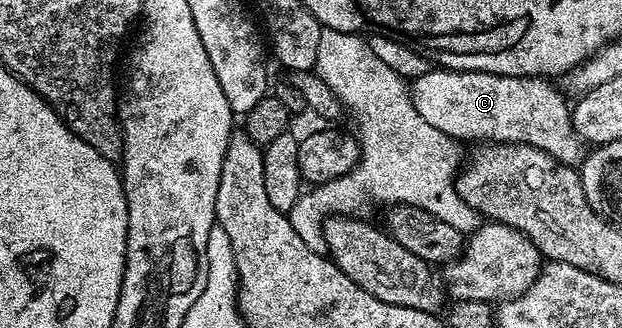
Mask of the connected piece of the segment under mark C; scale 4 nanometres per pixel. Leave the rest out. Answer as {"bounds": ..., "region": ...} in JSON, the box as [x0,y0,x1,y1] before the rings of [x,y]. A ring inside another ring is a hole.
{"bounds":[409,67,581,165],"region":[[[433,67],[425,75],[414,78],[409,88],[413,107],[417,107],[421,119],[460,143],[527,144],[553,155],[553,159],[563,161],[566,165],[575,165],[581,157],[581,142],[571,122],[572,106],[569,101],[567,105],[562,97],[564,94],[551,85],[554,84],[542,77],[510,77],[477,71],[462,73],[456,69]]]}

